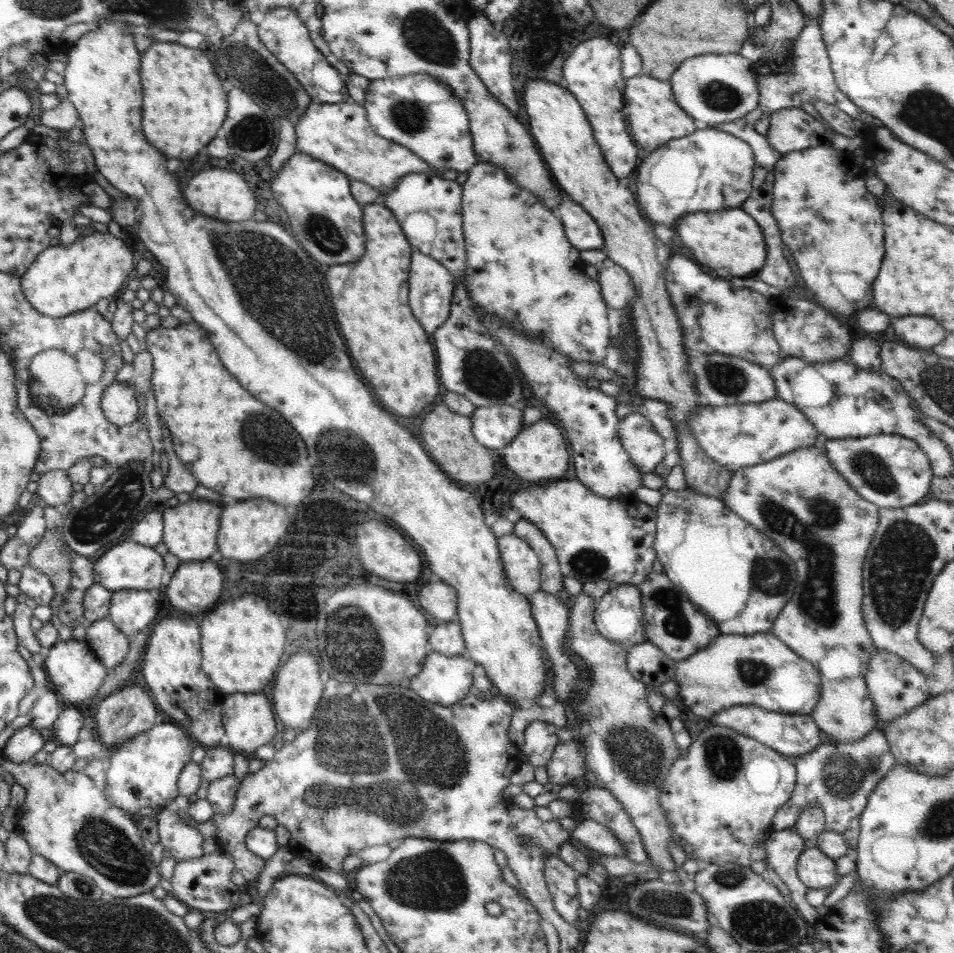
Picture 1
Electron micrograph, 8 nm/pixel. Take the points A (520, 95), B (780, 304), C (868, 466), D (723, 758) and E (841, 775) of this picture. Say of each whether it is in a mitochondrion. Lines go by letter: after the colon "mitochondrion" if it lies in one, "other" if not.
A: other
B: other
C: mitochondrion
D: mitochondrion
E: mitochondrion

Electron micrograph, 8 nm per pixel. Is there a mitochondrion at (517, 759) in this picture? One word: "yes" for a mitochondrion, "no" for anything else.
no

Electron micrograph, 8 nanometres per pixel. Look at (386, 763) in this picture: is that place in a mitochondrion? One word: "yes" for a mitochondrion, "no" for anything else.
yes

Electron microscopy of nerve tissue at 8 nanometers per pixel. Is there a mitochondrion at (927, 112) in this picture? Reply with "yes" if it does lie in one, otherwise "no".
yes

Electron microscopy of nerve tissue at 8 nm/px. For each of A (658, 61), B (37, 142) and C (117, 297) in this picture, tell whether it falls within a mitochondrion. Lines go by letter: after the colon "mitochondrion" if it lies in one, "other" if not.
A: other
B: other
C: other

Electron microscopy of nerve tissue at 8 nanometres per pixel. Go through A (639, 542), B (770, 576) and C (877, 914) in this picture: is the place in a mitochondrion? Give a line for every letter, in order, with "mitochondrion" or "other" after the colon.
A: other
B: mitochondrion
C: other

